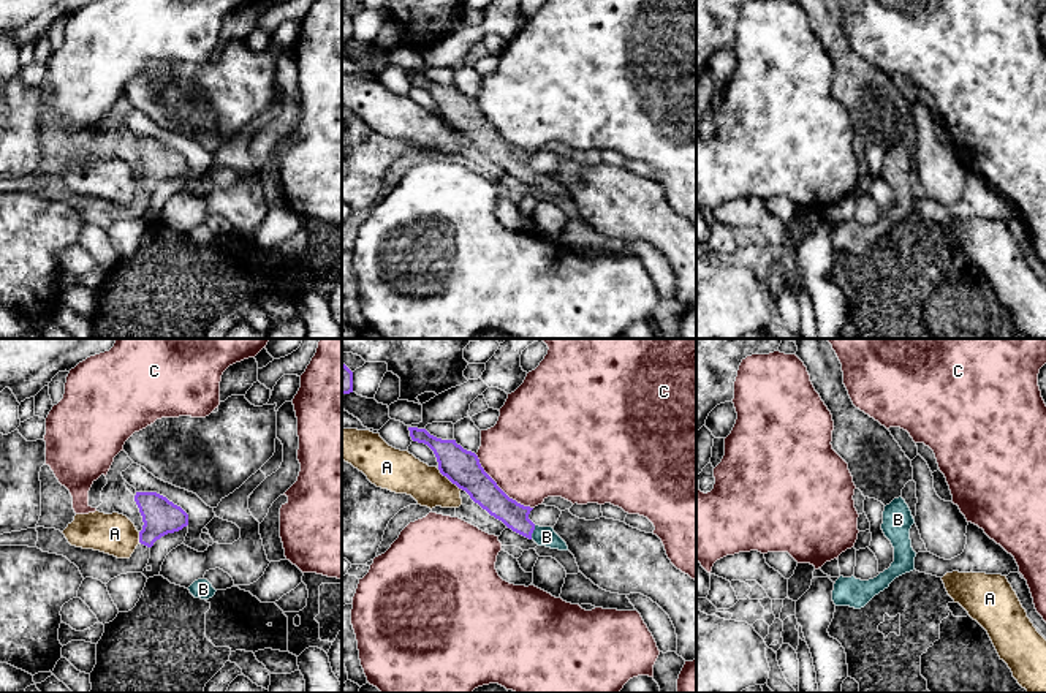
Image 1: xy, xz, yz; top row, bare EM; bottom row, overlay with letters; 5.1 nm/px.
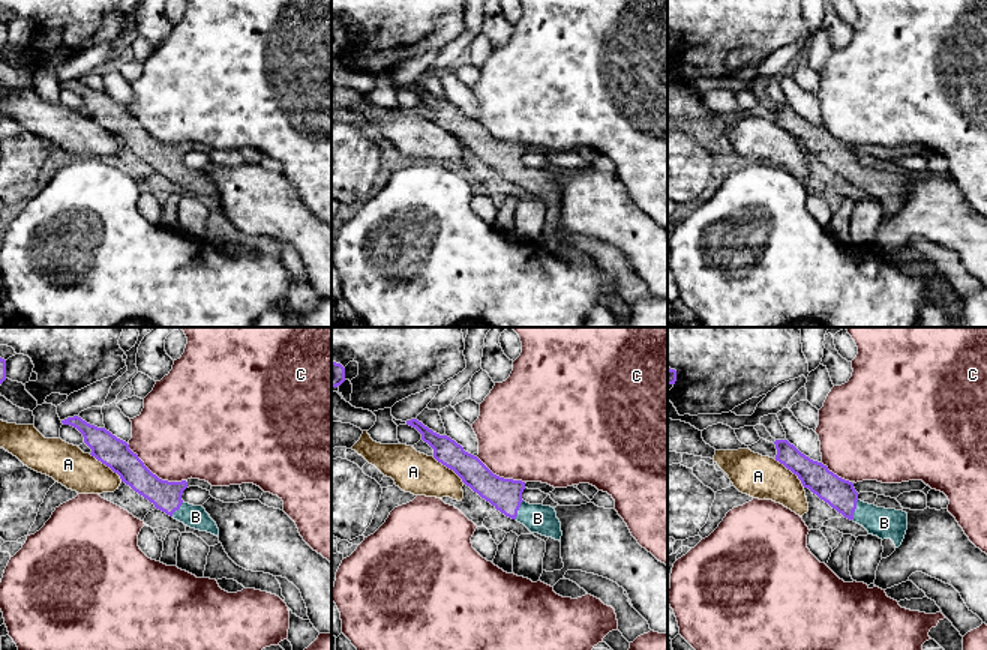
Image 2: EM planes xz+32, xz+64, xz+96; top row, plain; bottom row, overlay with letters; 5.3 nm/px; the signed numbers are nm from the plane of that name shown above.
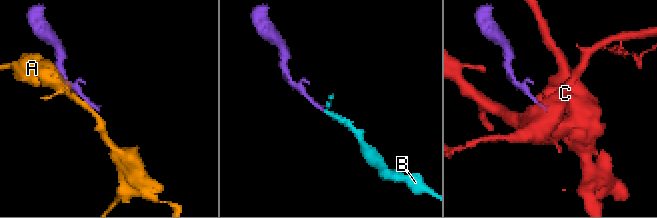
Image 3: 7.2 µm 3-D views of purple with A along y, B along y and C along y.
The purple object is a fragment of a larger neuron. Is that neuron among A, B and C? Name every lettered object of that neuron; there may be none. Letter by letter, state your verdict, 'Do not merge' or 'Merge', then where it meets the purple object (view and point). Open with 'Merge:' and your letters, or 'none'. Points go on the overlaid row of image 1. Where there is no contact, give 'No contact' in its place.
Merge: B
A: Do not merge. Touches purple at xz (450, 480)
B: Merge. Touches purple at xz (532, 532)
C: Do not merge. Touches purple at xz (499, 488)

